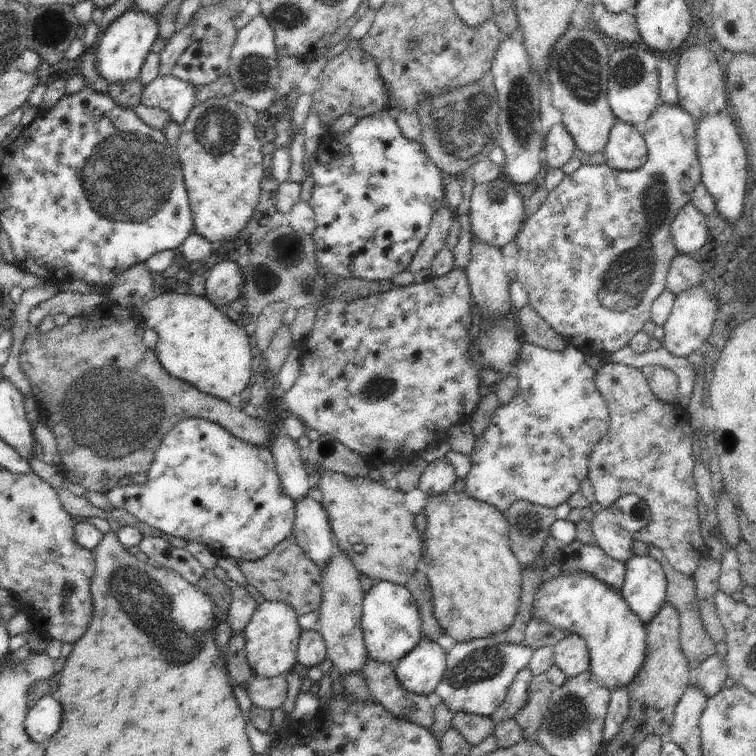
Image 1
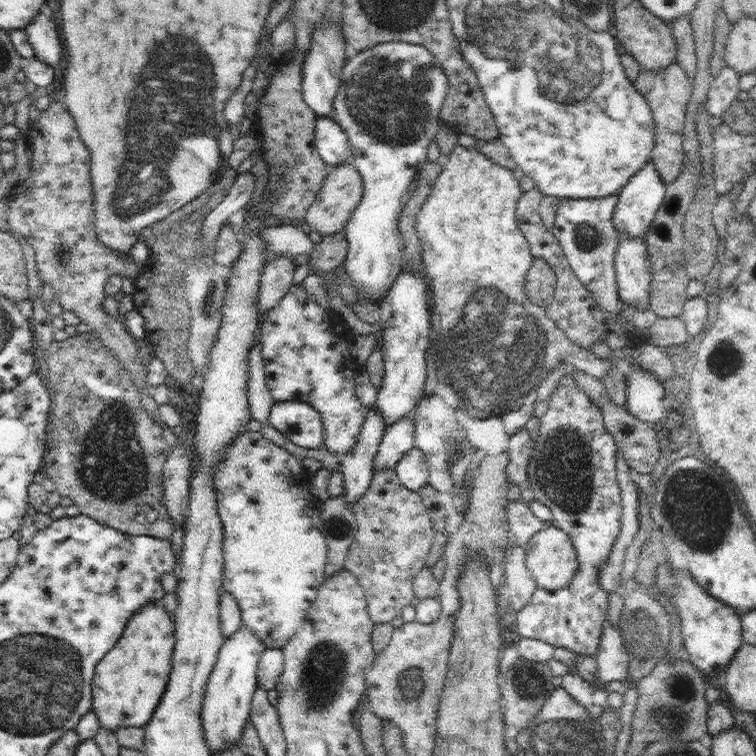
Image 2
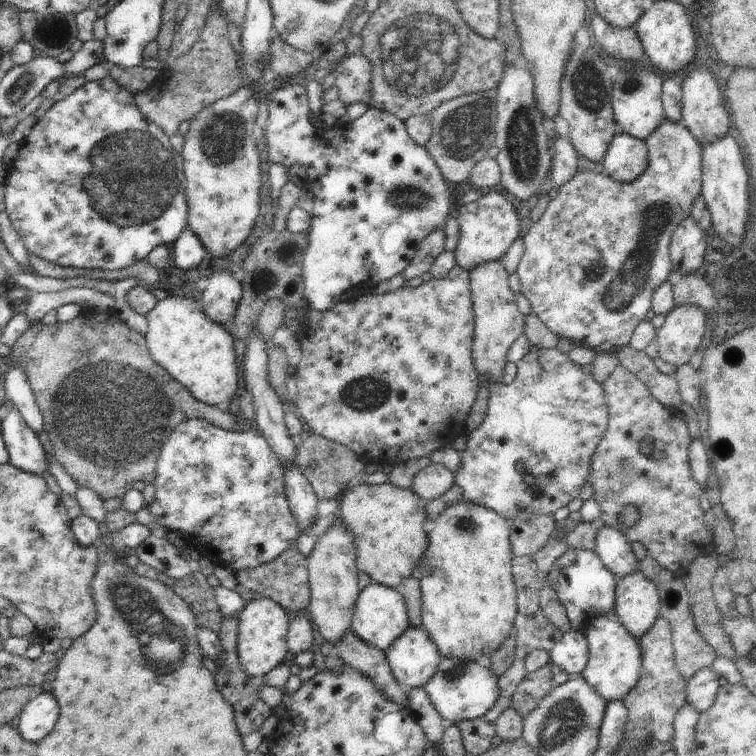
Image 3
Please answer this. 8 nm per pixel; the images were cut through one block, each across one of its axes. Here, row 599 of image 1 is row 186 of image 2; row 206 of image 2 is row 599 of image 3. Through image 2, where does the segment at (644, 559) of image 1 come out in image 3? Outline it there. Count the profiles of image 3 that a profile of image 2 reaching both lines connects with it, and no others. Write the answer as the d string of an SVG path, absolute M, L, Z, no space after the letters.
M639 568L623 580L617 580L615 610L611 614L635 642L639 642L659 618L657 590L641 576Z

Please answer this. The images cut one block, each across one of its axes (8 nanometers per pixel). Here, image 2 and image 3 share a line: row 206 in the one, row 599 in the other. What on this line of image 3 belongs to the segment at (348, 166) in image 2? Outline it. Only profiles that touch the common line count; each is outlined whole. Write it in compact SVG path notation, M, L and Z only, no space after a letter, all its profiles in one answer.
M335 522L315 544L311 554L307 556L307 576L309 576L309 608L305 614L317 626L319 636L331 646L351 630L351 614L355 612L355 600L359 596L357 588L357 566L355 566L355 544L353 534L345 528L345 524Z

